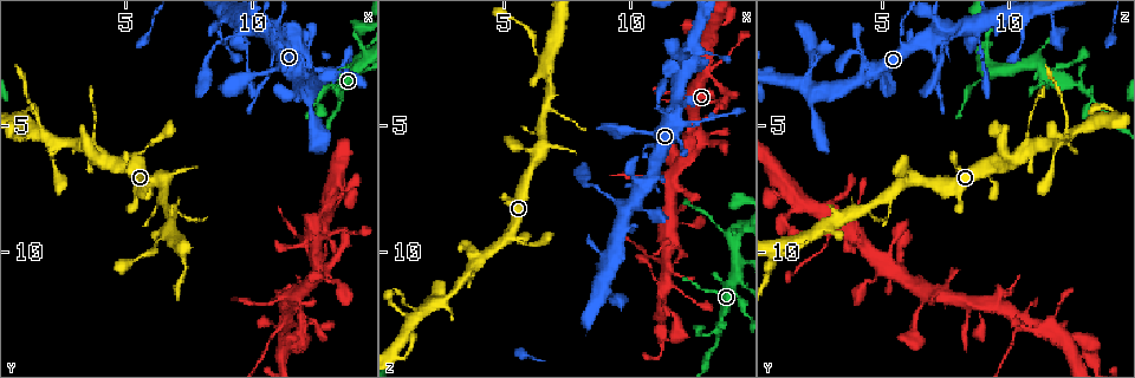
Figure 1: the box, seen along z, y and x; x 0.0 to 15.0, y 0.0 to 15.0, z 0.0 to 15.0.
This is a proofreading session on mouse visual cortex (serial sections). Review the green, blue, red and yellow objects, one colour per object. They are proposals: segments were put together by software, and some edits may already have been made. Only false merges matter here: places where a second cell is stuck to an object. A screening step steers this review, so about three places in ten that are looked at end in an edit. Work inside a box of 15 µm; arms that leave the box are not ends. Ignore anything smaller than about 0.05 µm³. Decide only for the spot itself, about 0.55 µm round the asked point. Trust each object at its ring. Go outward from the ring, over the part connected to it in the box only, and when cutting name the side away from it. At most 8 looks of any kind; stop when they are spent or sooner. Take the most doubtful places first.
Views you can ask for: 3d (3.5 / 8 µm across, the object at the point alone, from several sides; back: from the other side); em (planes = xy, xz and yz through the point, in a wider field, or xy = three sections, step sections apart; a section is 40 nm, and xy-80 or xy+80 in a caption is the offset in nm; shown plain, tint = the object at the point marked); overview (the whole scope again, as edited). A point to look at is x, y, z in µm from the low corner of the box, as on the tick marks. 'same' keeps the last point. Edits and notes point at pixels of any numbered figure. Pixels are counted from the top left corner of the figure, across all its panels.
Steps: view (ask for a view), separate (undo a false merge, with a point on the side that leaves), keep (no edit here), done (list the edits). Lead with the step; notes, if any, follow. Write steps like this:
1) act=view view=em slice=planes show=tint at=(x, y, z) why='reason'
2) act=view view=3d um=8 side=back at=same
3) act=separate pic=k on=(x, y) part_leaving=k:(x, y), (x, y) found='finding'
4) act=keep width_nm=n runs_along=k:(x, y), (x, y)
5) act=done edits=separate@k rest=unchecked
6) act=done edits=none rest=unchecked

act=view view=3d um=8 at=(14.4, 1.9, 11.3) why='calibre changes'

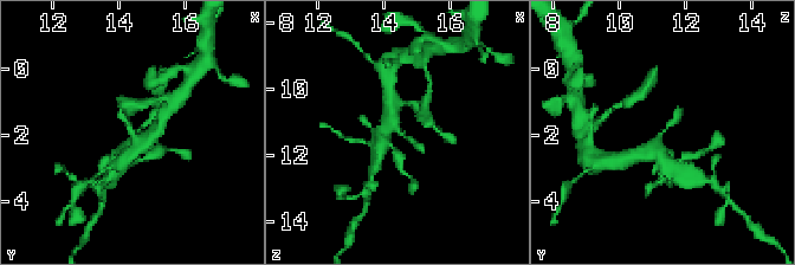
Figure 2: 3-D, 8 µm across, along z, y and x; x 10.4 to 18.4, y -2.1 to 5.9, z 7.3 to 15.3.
act=view view=3d um=3.5 at=(14.4, 2.0, 11.2)

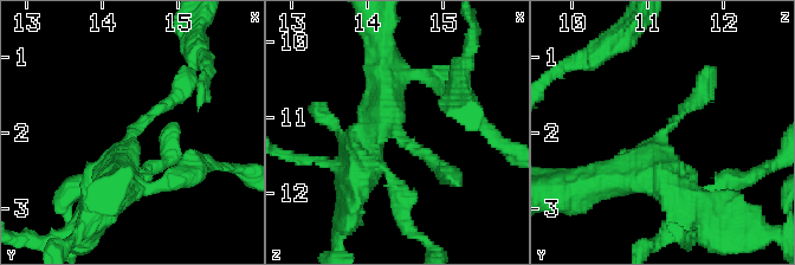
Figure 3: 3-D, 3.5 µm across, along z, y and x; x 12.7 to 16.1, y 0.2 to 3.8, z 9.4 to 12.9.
act=keep found='all the same cell'

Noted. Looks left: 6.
act=view view=3d um=3.5 at=(13.4, 3.7, 13.1) why='side arm on a straight run'

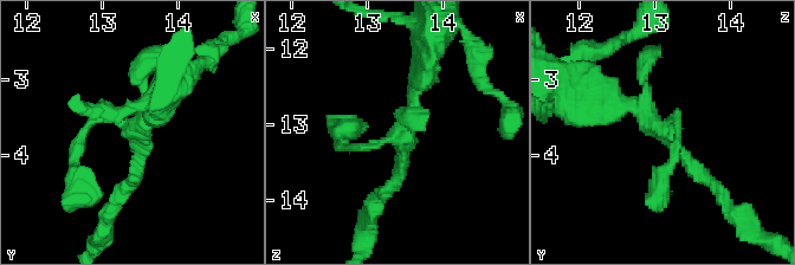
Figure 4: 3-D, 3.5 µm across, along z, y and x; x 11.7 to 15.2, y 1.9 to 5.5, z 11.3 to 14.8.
act=view view=em slice=xy step=5 show=tint at=(13.50, 3.65, 13.05) why='now the EM'

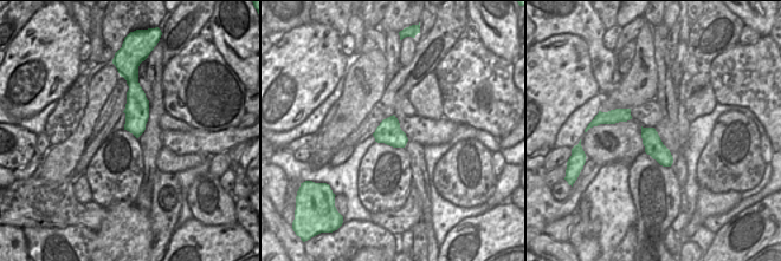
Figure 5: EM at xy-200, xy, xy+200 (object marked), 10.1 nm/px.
act=view view=em slice=planes show=tint at=same why='another direction'

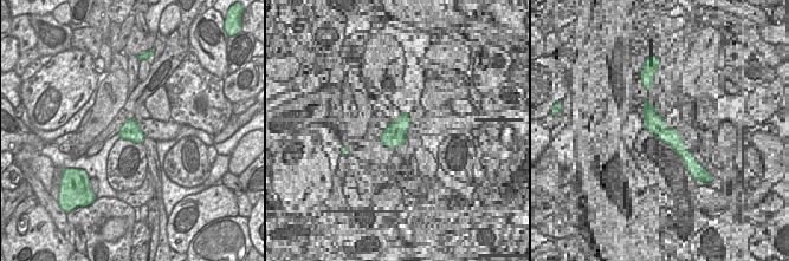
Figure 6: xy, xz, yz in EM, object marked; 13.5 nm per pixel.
act=keep runs_along=4:(599, 101), (641, 108), (717, 188) found='all the same cell'

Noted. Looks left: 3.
act=view view=em slice=xy step=3 show=tint at=(11.4, 12.6, 10.3) why='three-way junction'

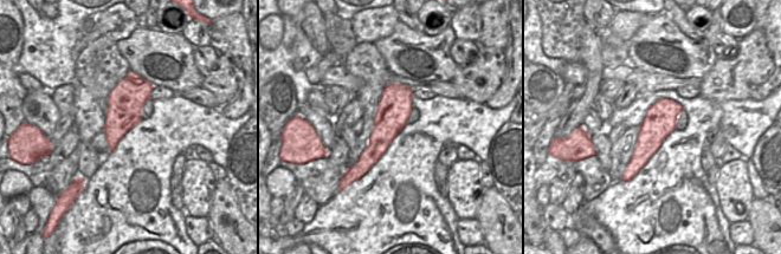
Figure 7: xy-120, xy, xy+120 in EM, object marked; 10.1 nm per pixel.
act=view view=3d um=3.5 at=same why='see where the arms go'

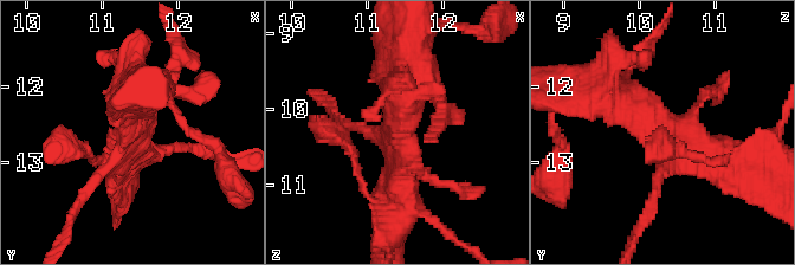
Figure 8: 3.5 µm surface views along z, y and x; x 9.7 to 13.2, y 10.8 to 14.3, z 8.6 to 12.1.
act=keep runs_along=8:(601, 92), (735, 157) found='continuous, no second cell'

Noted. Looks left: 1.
act=done edits=none rest=unchecked

